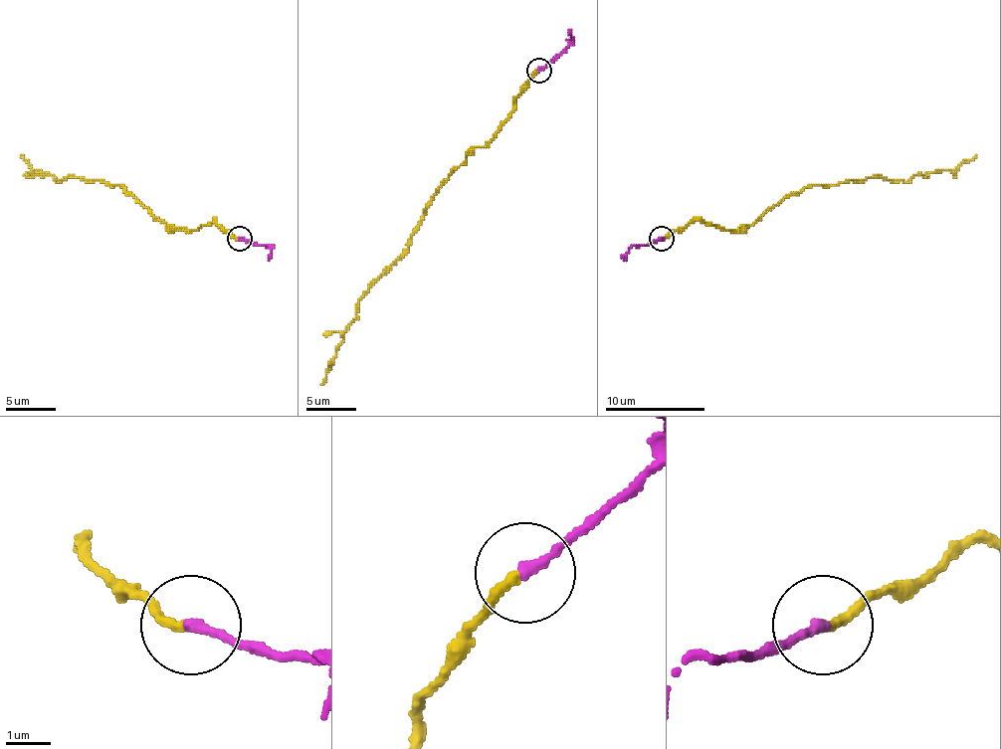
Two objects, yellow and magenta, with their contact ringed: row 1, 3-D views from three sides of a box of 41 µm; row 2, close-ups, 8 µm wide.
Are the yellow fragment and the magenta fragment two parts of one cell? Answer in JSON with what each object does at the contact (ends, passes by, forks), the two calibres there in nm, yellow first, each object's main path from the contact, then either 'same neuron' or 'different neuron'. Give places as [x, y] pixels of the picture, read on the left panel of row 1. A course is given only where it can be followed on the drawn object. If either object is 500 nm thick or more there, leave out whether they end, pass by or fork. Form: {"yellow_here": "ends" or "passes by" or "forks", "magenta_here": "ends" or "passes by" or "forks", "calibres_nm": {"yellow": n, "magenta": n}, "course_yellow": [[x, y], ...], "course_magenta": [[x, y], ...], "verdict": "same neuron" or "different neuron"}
{"yellow_here": "ends", "magenta_here": "ends", "calibres_nm": {"yellow": 200, "magenta": 240}, "course_yellow": [[239, 238], [213, 220], [196, 230], [171, 230], [123, 187], [69, 177], [56, 182], [21, 155]], "course_magenta": [[239, 238], [269, 245], [269, 260]], "verdict": "different neuron"}

